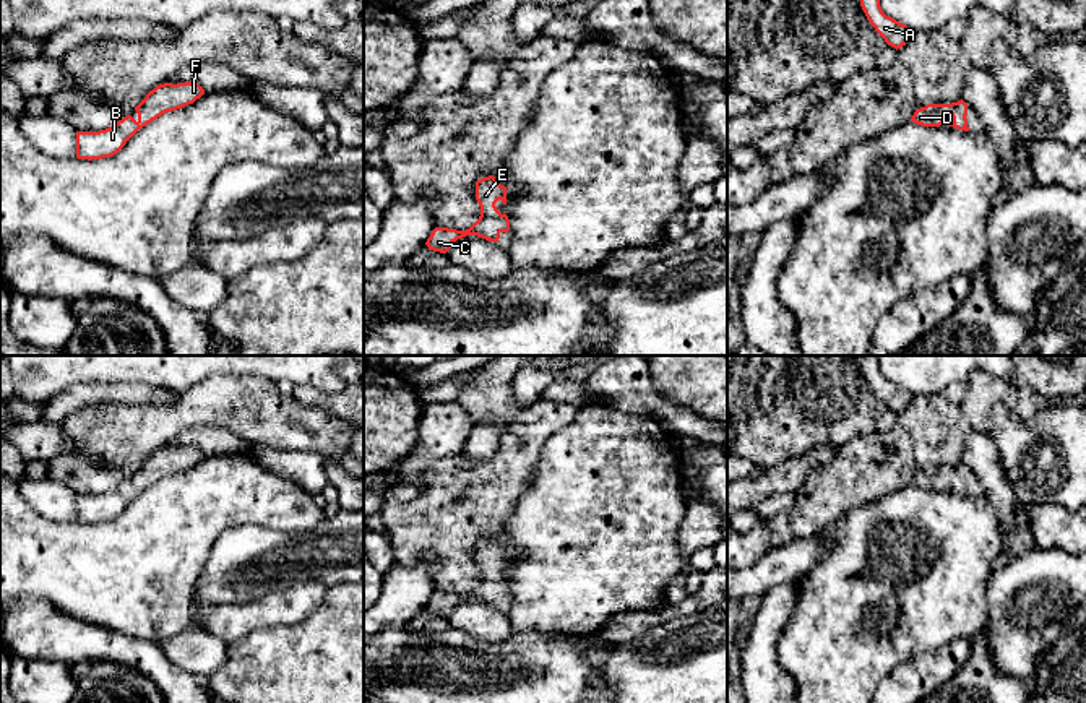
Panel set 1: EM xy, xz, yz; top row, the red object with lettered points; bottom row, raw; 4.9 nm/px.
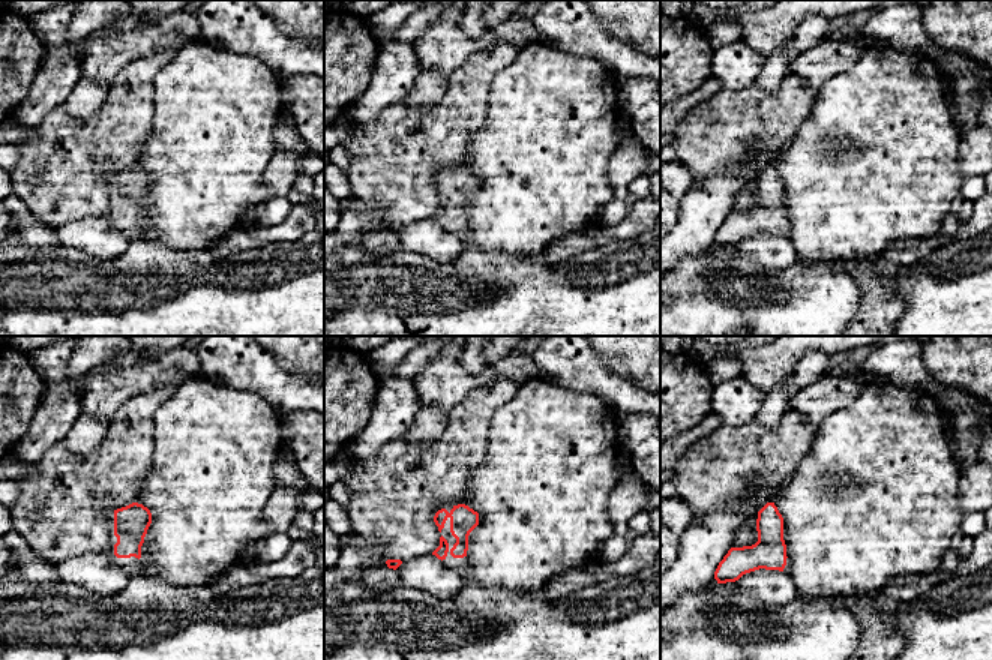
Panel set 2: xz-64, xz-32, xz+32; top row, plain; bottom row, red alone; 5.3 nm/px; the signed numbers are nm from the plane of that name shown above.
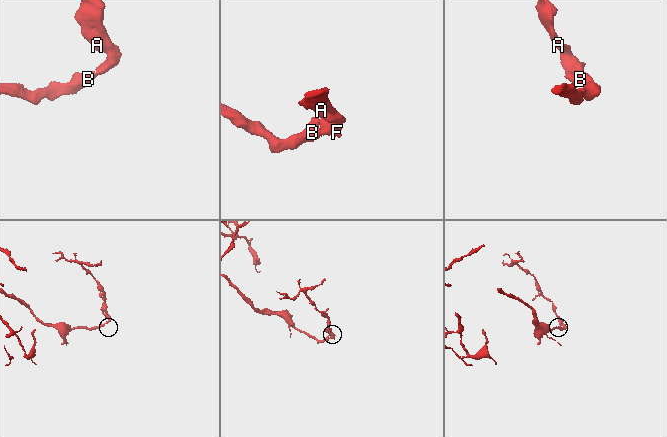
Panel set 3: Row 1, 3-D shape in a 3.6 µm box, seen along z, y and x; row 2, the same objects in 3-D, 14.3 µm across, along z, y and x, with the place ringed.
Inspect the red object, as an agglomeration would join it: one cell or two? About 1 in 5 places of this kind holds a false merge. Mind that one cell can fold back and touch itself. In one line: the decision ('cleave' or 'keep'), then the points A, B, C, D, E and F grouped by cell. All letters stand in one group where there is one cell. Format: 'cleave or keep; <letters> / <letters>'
keep; A B C D E F

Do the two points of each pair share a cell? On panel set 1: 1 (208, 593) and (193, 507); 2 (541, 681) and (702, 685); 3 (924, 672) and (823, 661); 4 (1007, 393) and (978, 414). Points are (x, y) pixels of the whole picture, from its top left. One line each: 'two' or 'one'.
1: two
2: one
3: two
4: one

